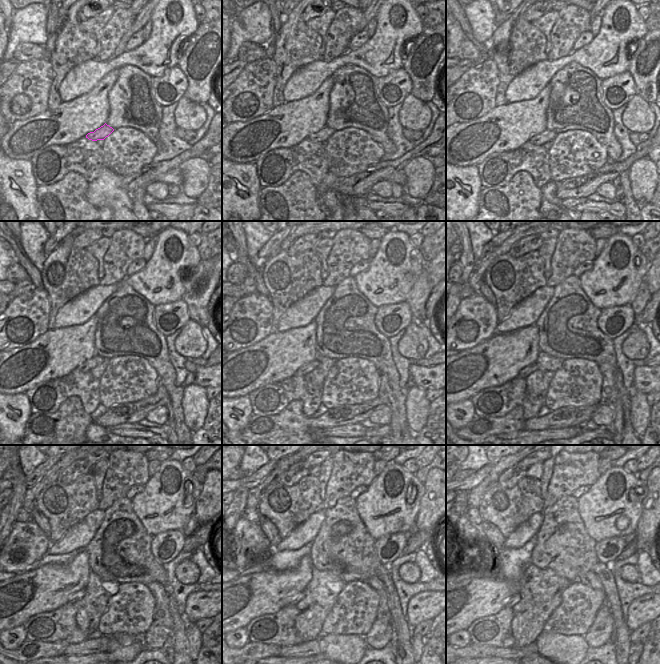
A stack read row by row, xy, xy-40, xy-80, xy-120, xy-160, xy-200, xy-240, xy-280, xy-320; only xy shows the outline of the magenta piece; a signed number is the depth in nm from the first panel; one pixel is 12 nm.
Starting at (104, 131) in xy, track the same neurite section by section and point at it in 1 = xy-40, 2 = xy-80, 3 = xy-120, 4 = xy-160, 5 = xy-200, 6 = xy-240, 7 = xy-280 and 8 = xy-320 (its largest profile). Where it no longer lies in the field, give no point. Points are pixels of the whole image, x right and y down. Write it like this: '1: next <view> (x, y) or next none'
1: next xy-40 (324, 134)
2: next xy-80 (547, 135)
3: next xy-120 (86, 366)
4: next xy-160 (305, 369)
5: next xy-200 (524, 373)
6: next xy-240 (80, 594)
7: next xy-280 (300, 596)
8: next xy-320 (515, 599)

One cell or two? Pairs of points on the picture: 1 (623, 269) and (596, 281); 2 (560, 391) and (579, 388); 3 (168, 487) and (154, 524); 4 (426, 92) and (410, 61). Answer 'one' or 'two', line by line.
1: one
2: one
3: one
4: one

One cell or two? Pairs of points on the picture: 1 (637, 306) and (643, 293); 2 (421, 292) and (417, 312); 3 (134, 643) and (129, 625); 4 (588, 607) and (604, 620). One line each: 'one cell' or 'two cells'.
1: one cell
2: one cell
3: two cells
4: two cells

